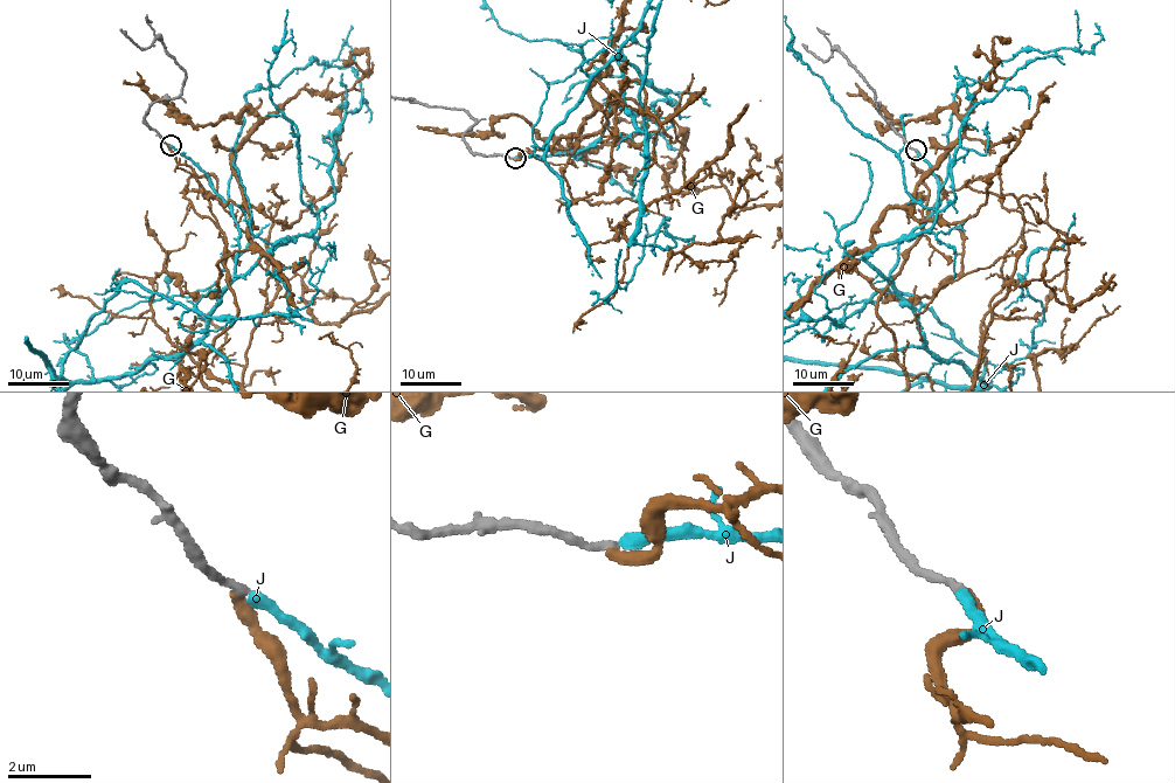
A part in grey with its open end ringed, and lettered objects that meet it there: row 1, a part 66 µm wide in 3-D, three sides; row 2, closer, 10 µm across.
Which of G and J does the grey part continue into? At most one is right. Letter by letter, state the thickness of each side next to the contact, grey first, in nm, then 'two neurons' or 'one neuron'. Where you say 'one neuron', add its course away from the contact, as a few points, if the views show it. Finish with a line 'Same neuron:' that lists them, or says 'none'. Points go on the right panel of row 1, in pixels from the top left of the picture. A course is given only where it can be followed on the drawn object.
G: 200/320 nm | two neurons
J: 190/280 nm | one neuron
Same neuron: J

